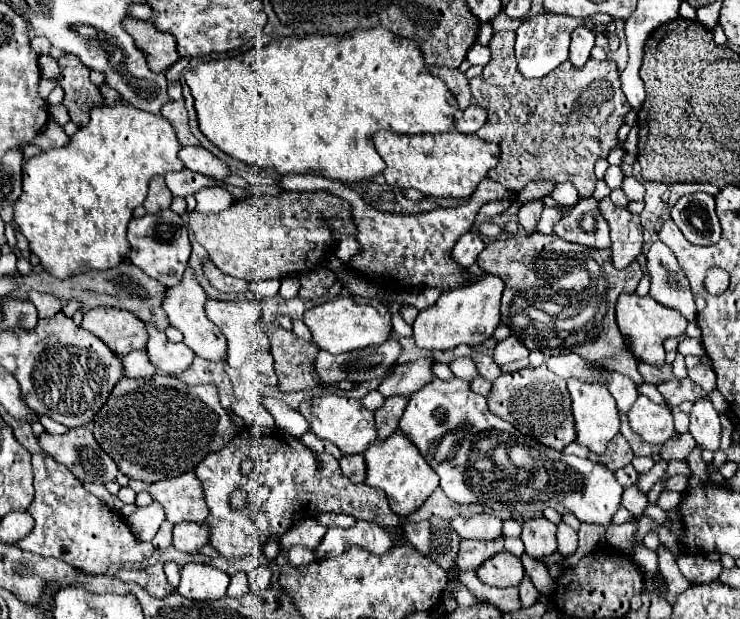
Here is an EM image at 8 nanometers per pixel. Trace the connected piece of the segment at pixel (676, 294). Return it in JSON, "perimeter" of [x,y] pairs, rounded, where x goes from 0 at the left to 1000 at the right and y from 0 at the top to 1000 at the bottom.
{"perimeter":[[[885,389],[874,409],[874,435],[880,441],[880,470],[877,477],[907,499],[923,506],[931,522],[942,519],[942,496],[934,467],[928,464],[928,451],[918,428],[912,425],[912,412],[893,389]]]}

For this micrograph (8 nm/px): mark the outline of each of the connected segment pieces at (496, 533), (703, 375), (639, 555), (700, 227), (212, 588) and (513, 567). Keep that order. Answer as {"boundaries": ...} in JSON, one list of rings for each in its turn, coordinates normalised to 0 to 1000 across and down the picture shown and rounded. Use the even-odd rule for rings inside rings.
{"boundaries":[[[[658,829],[639,832],[639,835],[615,835],[609,838],[609,851],[620,861],[623,871],[650,871],[650,874],[669,874],[677,868],[680,845]]],[[[942,590],[936,596],[928,599],[928,609],[942,619],[953,635],[958,635],[964,625],[966,625],[966,603],[961,593],[953,593],[953,590]]],[[[866,877],[855,887],[855,906],[864,913],[866,922],[888,922],[888,897]]],[[[955,312],[923,315],[909,331],[907,354],[939,396],[961,396],[972,389],[974,367],[966,347],[966,321]]],[[[253,910],[245,919],[242,961],[261,971],[285,971],[304,964],[309,948],[309,929],[274,910]]],[[[685,890],[658,903],[658,910],[645,922],[645,932],[664,948],[701,948],[707,929],[704,903]]]]}

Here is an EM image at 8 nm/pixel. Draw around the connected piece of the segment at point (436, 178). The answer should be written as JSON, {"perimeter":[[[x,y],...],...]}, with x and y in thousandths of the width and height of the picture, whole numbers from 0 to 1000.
{"perimeter":[[[509,212],[504,221],[509,247],[523,263],[518,286],[526,302],[555,302],[572,315],[634,321],[645,299],[658,286],[658,276],[672,267],[677,237],[658,231],[645,218],[626,218],[618,212],[591,218],[539,218],[528,212]]]}

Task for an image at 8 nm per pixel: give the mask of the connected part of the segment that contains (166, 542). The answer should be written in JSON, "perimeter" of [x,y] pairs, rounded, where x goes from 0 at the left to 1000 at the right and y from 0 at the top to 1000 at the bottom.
{"perimeter":[[[226,842],[226,845],[220,845],[220,851],[215,855],[215,861],[209,864],[209,871],[207,871],[207,880],[209,884],[228,884],[234,874],[234,864],[231,864],[231,855],[234,855],[234,848]]]}

